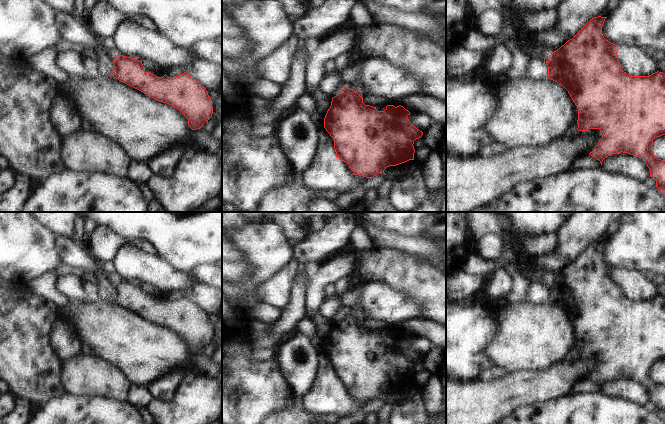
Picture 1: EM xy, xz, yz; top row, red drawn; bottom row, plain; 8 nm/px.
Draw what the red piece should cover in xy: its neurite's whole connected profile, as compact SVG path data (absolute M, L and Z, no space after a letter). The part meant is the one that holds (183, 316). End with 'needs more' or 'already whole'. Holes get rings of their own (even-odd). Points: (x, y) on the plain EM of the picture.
M117 279L110 297L147 320L180 334L192 354L200 353L213 338L212 324L204 310L187 297L157 301L145 296L142 285Z | already whole

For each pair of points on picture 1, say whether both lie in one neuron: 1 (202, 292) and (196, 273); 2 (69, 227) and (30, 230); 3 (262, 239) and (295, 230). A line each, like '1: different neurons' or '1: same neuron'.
1: different neurons
2: different neurons
3: different neurons

